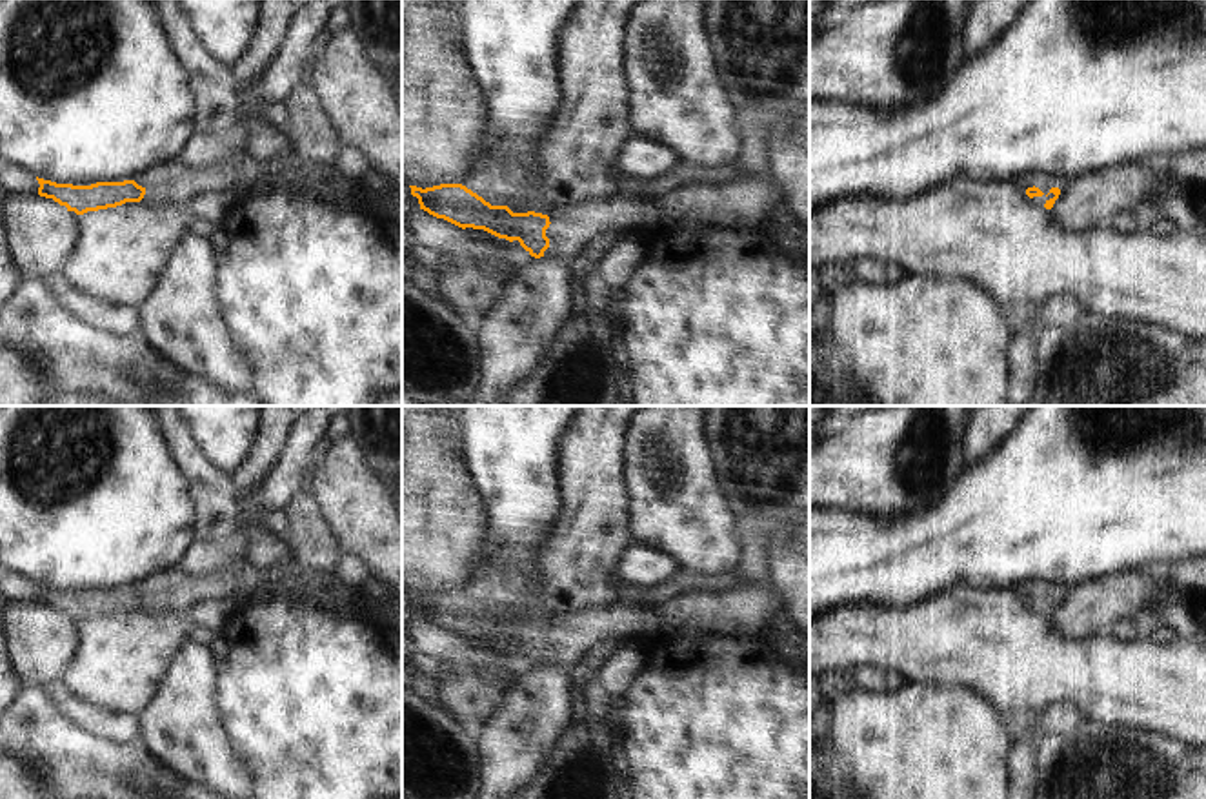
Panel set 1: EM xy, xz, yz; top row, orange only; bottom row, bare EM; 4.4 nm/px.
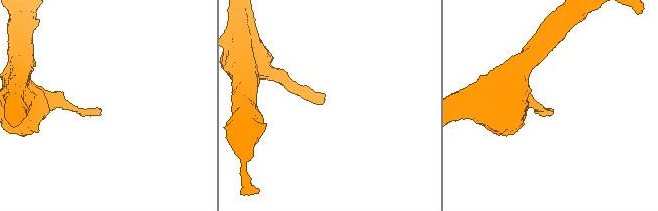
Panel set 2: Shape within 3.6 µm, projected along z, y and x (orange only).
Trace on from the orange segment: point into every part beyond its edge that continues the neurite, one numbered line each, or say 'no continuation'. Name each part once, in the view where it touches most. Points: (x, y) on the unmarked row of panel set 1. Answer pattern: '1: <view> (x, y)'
1: yz (1045, 590)

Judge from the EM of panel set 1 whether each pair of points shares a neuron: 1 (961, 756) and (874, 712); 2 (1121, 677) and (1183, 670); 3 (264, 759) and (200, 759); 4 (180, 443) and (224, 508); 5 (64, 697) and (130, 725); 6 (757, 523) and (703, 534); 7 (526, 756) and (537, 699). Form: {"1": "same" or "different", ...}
{"1": "same", "2": "same", "3": "different", "4": "same", "5": "same", "6": "different", "7": "same"}

